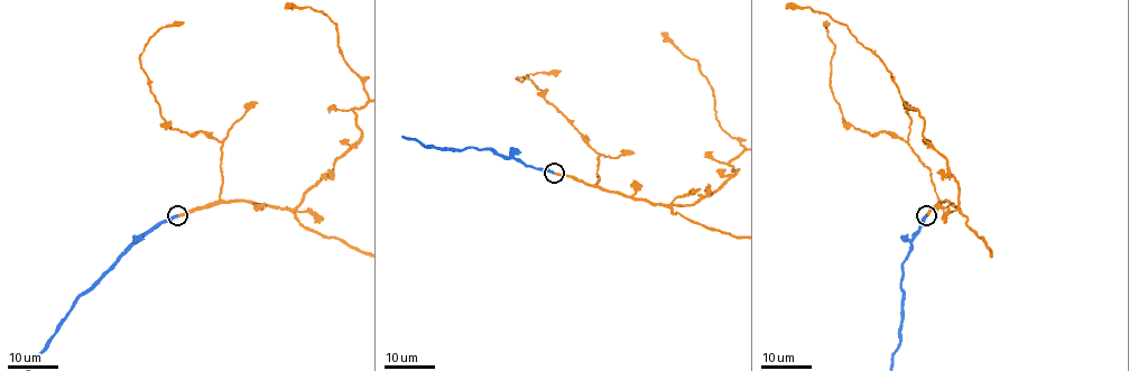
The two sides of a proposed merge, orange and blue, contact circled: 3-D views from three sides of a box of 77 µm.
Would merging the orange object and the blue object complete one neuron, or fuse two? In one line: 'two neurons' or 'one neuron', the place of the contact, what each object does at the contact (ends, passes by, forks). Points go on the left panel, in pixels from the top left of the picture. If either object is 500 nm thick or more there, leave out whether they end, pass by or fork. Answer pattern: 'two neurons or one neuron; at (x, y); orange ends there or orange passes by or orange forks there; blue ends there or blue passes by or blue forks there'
one neuron; at (177, 215); orange ends there; blue ends there

